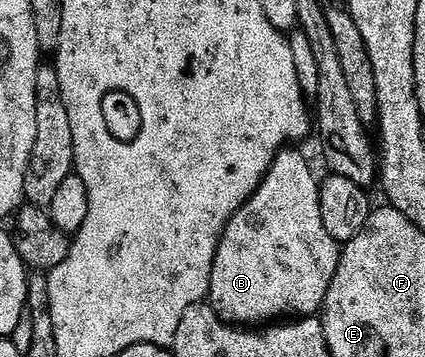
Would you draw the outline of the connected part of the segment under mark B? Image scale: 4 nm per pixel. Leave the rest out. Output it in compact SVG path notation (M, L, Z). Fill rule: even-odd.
M283 149L277 157L274 158L273 165L262 180L262 185L258 187L257 192L251 201L247 202L228 225L226 231L222 233L222 241L218 243L218 255L214 258L214 273L210 284L209 301L213 309L225 321L231 324L241 324L246 328L261 327L261 322L265 324L274 324L279 320L289 319L291 316L314 316L325 307L326 297L330 291L330 285L334 283L334 277L338 274L338 263L340 261L340 244L328 232L328 228L322 219L322 191L320 189L319 179L314 179L314 174L310 171L310 166L306 163L306 158L302 154L297 154L297 149ZM258 210L266 217L266 230L258 230Z

